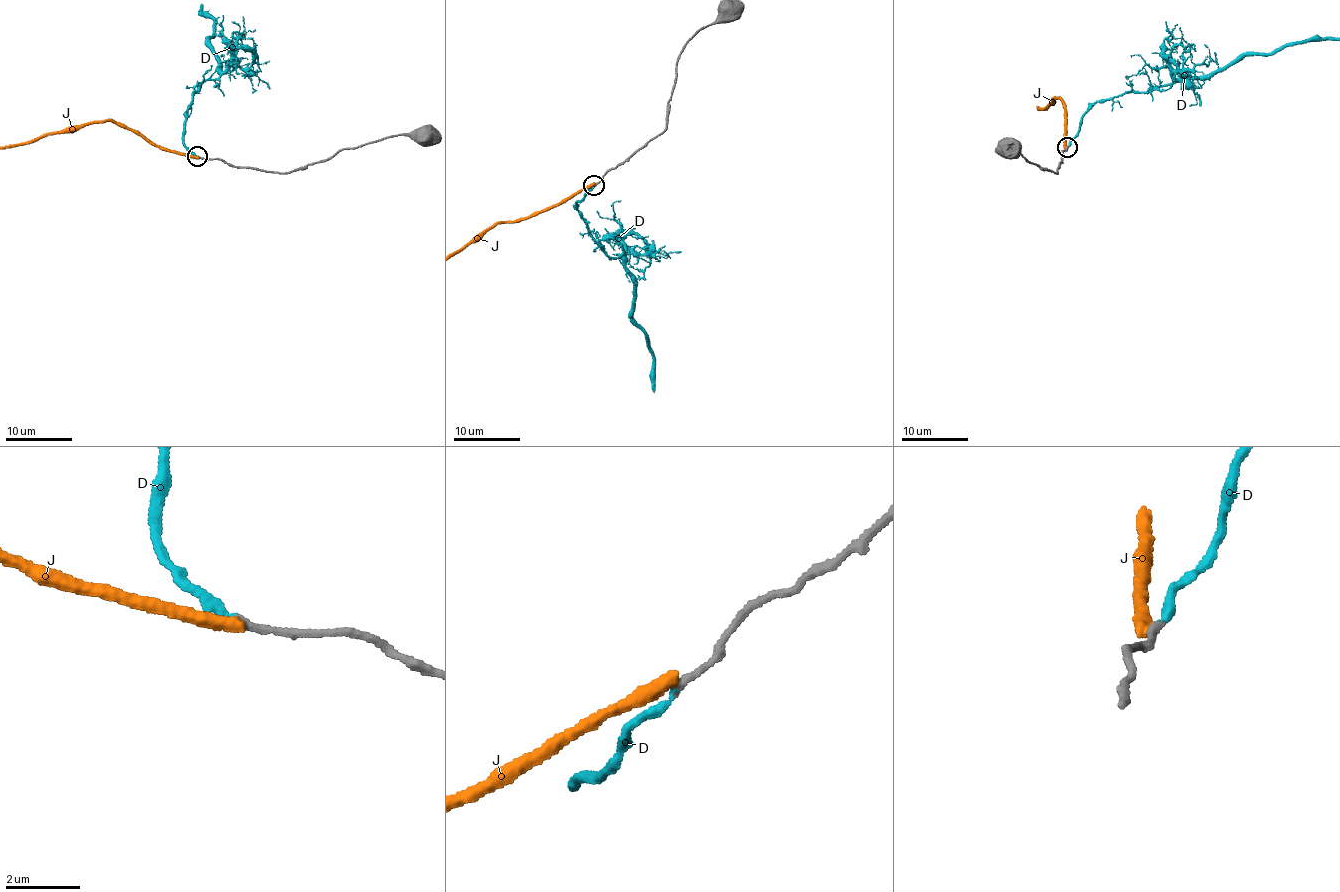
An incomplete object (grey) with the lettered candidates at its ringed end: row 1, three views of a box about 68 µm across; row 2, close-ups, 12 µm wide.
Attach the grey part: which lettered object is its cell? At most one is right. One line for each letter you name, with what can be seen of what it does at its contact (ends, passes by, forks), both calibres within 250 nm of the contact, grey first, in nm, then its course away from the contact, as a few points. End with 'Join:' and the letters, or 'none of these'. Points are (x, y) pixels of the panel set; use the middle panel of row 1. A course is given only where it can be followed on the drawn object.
D: it ends | 240/170 nm
Join: D

